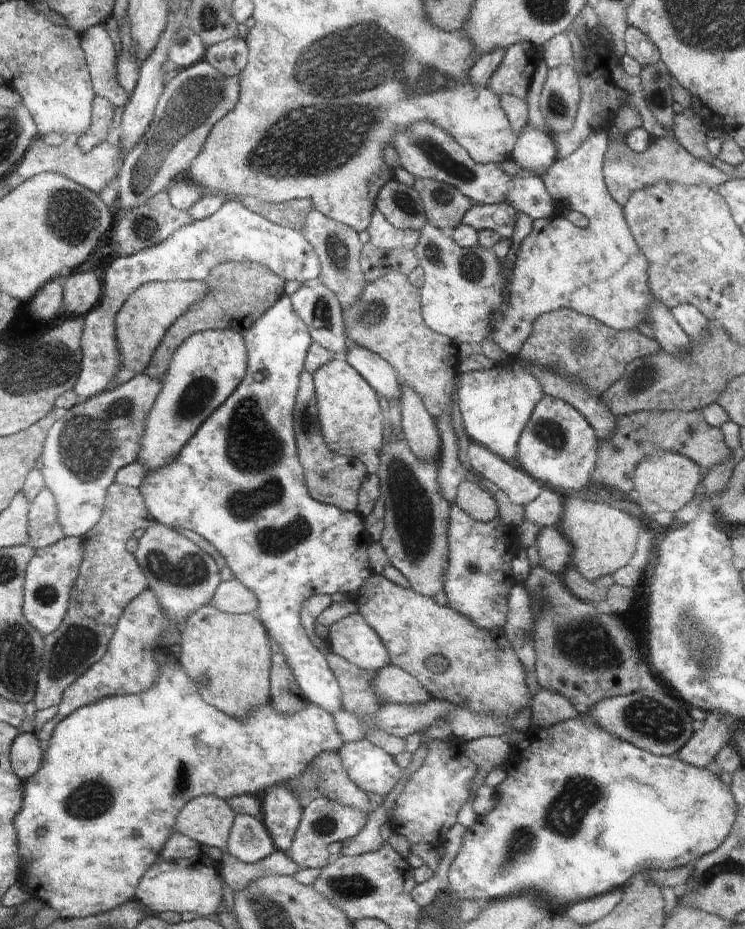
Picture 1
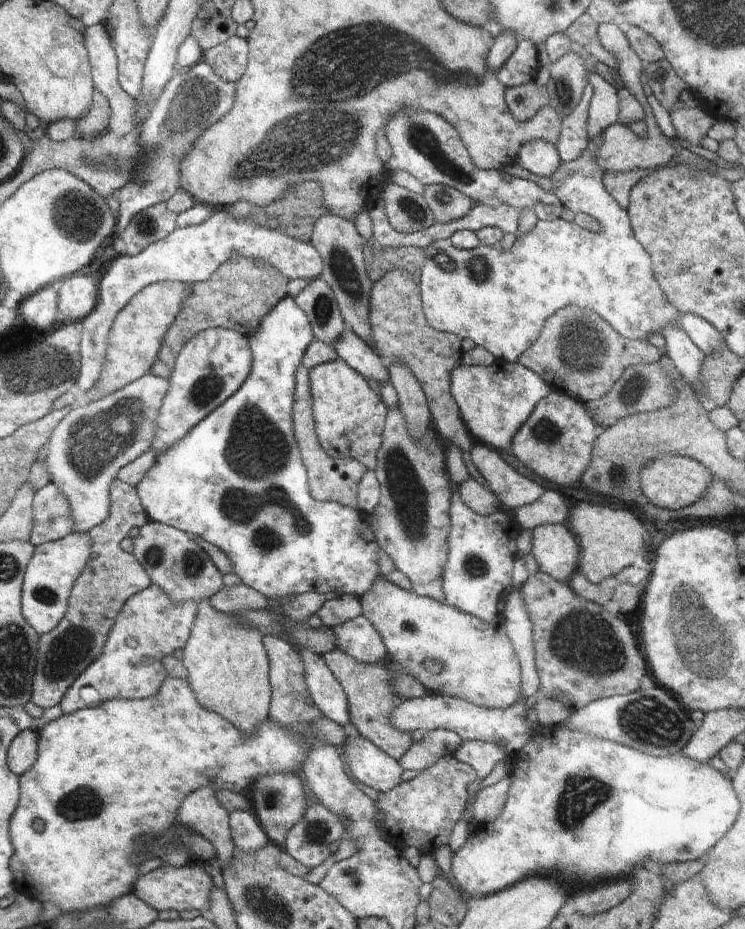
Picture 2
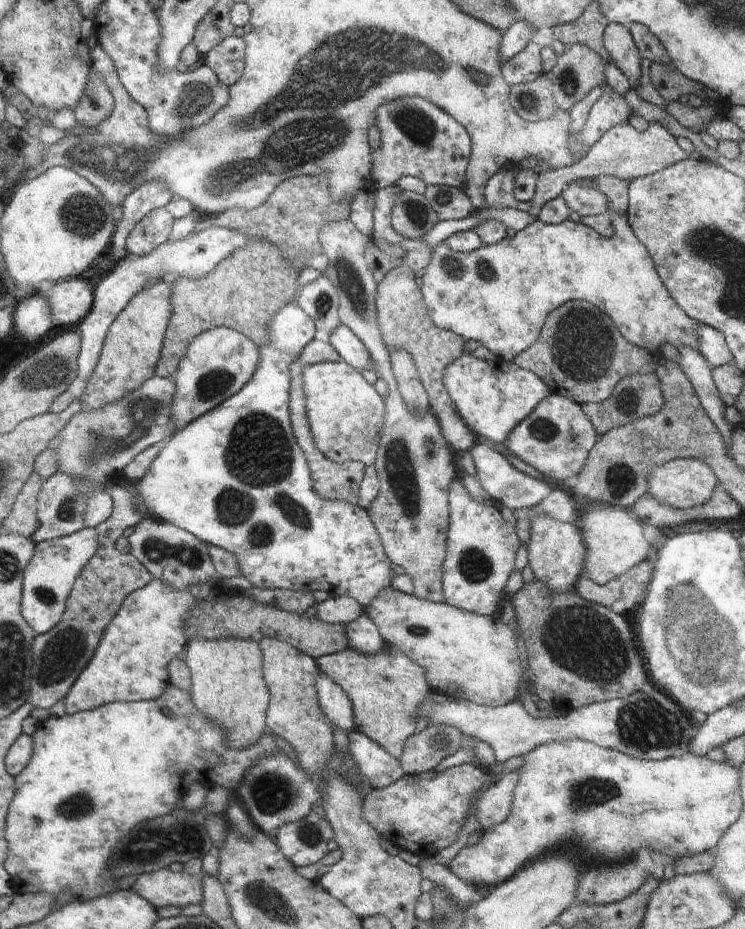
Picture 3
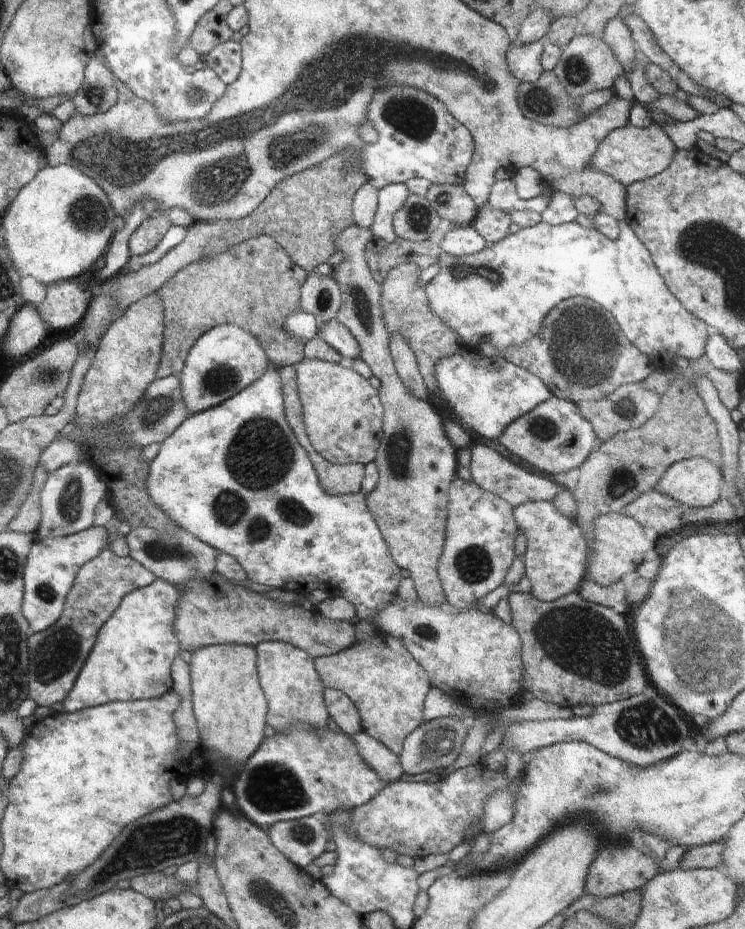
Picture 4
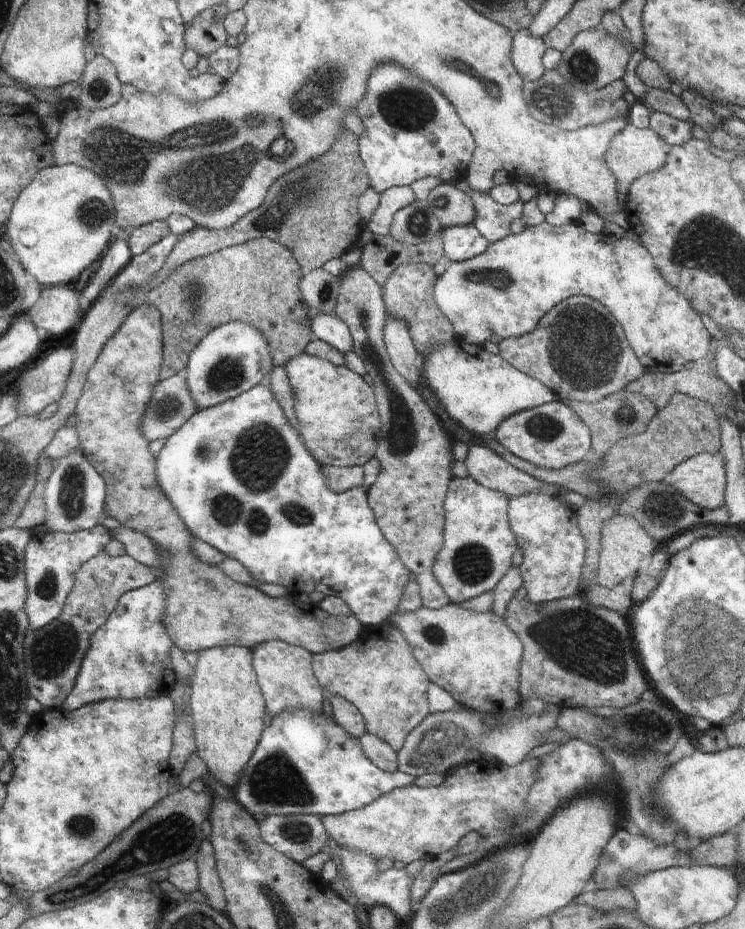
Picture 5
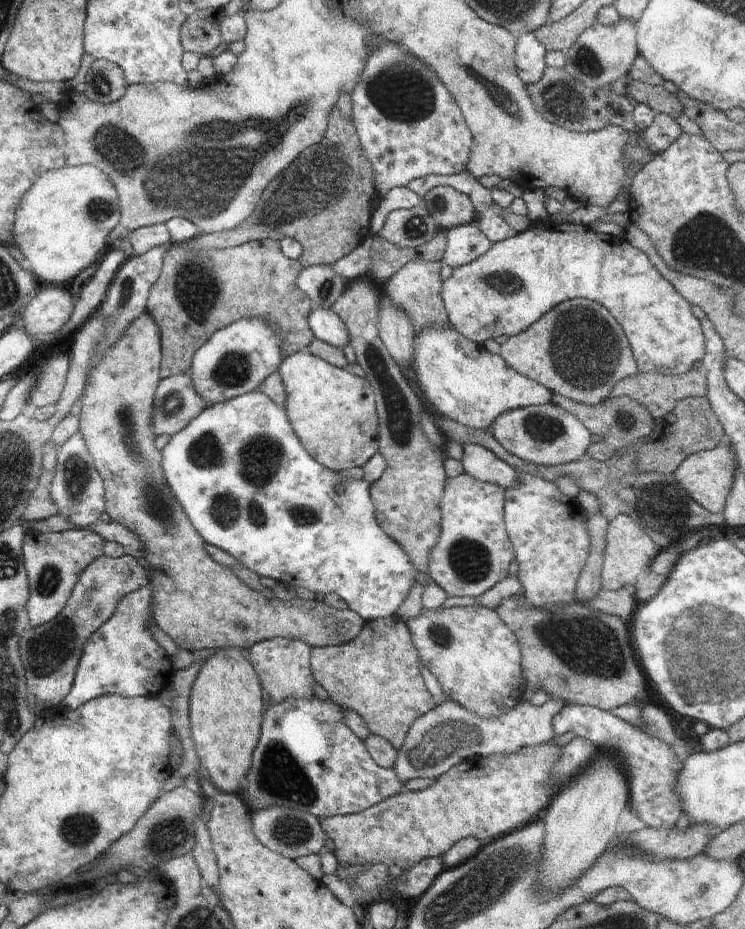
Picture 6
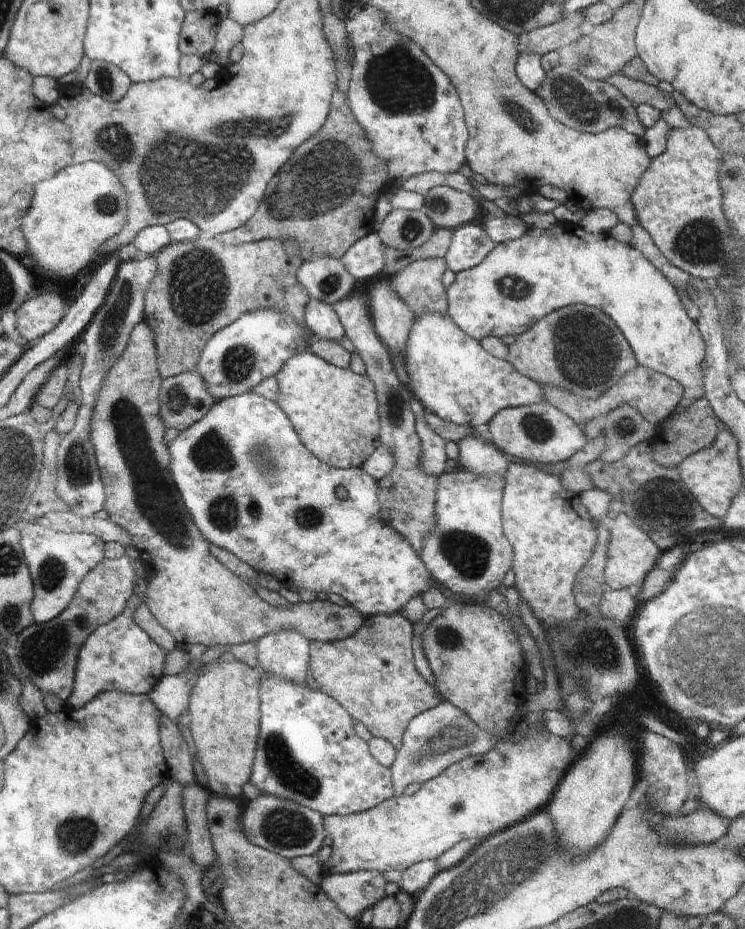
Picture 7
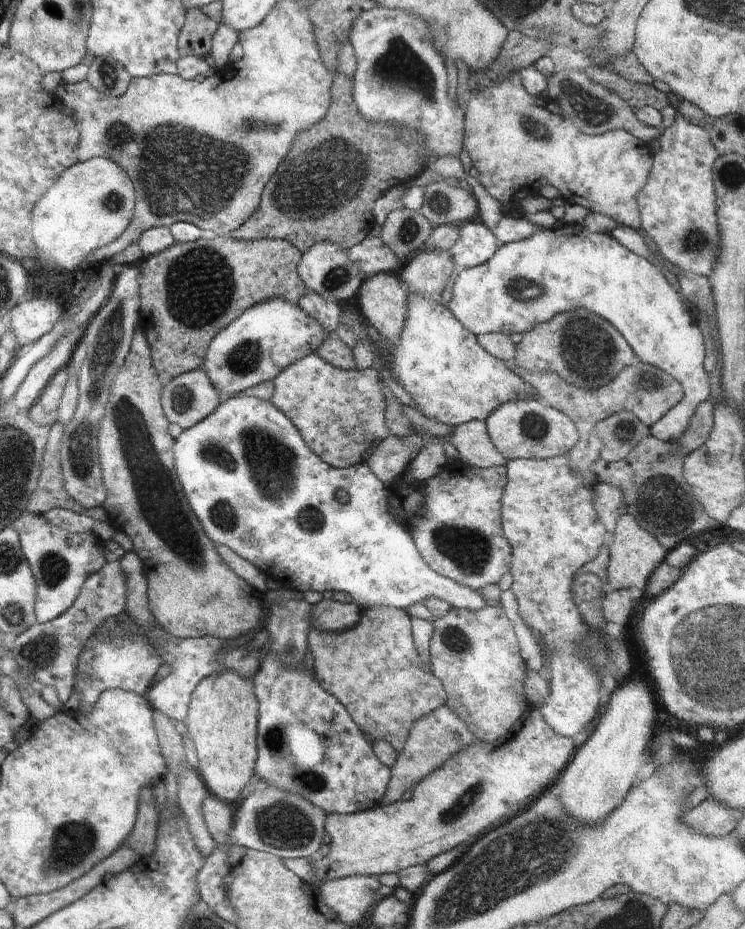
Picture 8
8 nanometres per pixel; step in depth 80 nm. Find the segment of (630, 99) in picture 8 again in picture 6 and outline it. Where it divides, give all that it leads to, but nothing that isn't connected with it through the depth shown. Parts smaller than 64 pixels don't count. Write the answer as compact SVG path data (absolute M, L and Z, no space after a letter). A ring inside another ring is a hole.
M627 81L626 96L631 96L638 103L644 103L658 113L666 113L676 118L683 113L683 106L674 93L669 93L663 86L651 85L642 81Z

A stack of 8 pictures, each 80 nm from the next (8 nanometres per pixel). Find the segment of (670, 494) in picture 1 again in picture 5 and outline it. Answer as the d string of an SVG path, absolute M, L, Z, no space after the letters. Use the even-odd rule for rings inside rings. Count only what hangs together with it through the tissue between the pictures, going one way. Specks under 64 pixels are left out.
M700 453L682 461L664 478L684 498L708 510L725 504L725 460L718 453Z

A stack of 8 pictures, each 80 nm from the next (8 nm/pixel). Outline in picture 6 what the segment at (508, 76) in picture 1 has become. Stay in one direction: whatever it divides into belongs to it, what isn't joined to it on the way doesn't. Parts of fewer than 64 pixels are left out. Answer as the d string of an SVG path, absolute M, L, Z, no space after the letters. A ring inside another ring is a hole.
M532 33L517 36L516 64L518 76L526 85L536 84L544 74L547 64L546 47Z

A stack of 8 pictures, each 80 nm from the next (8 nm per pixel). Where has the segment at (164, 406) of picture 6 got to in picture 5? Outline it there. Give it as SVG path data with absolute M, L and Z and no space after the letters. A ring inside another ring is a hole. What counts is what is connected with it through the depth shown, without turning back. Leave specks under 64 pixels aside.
M172 375L159 380L153 388L140 430L150 443L167 439L199 410L197 402L189 393L185 376Z

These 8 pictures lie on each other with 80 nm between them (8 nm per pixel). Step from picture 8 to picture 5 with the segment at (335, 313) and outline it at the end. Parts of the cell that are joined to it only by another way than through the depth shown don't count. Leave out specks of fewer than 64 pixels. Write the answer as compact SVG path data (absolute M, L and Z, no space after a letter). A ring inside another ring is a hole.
M312 313L309 325L315 338L326 341L342 354L353 350L353 340L348 325L336 315Z

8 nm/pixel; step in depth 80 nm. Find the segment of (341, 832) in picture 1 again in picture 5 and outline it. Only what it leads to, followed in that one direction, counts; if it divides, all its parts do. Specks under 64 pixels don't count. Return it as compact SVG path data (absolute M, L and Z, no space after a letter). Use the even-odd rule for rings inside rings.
M270 815L259 822L259 831L264 842L300 864L327 850L329 834L316 815Z

